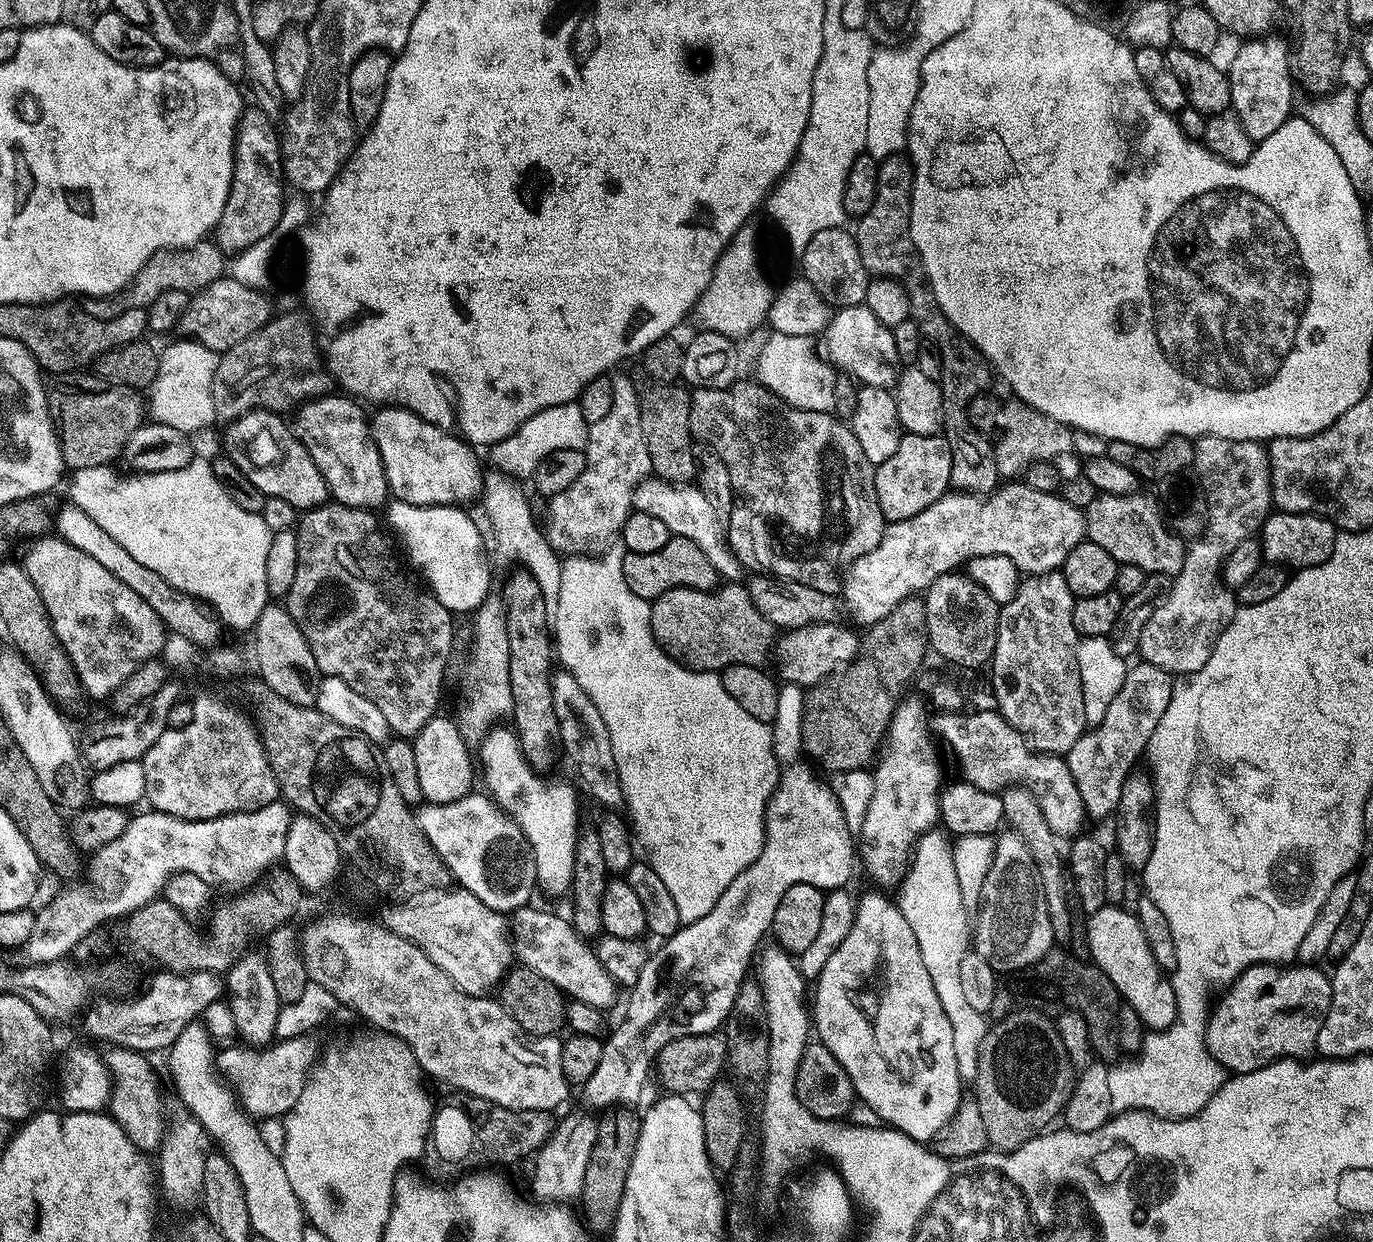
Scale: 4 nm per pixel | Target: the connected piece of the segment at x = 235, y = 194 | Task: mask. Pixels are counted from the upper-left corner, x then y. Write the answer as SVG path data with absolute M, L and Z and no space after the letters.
M255 106L249 107L241 115L240 124L236 127L236 167L232 169L232 185L228 201L220 223L214 229L215 243L219 244L225 253L235 254L244 248L254 246L260 240L269 239L277 229L280 214L283 211L286 196L282 185L282 157L280 154L280 140L272 130L273 121L262 114Z

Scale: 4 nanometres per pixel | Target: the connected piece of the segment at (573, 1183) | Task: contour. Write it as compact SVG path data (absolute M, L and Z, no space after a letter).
M595 1119L568 1120L561 1128L559 1125L555 1129L551 1139L535 1155L536 1170L532 1174L532 1192L541 1205L568 1206L571 1205L571 1200L579 1201L586 1166L589 1165L590 1154L595 1146L597 1125Z

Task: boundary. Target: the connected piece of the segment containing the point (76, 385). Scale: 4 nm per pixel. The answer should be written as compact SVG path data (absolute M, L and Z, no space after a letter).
M92 374L83 376L61 379L64 380L61 384L47 389L48 415L60 439L64 463L72 470L111 465L111 460L123 453L126 442L146 416L146 404L143 399L140 401L141 393L137 389L109 385Z

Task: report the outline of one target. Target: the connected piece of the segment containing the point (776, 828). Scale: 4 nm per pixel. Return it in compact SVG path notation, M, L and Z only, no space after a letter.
M796 764L793 768L785 767L780 777L780 783L771 799L768 800L768 809L765 812L765 838L762 850L758 854L758 858L754 858L754 862L750 862L750 866L746 866L746 870L742 870L742 874L738 874L738 878L734 878L734 882L730 882L730 886L726 886L726 891L722 893L722 898L718 898L718 902L714 902L714 910L710 910L710 914L706 914L706 918L698 918L694 922L681 926L673 936L667 937L663 941L664 944L657 952L653 951L648 957L646 966L642 966L642 974L638 974L638 982L631 988L628 1005L624 1008L624 1021L613 1030L604 1040L604 1049L602 1050L602 1066L598 1066L598 1070L594 1070L594 1074L590 1074L590 1078L582 1086L584 1092L584 1100L588 1104L593 1104L596 1108L611 1109L613 1106L628 1106L631 1100L636 1100L640 1096L640 1087L644 1084L644 1071L651 1069L656 1062L656 1056L662 1050L662 1046L666 1046L671 1040L677 1040L683 1036L693 1036L694 1034L706 1034L707 1032L717 1031L727 1020L730 1010L734 1006L734 998L741 995L744 984L744 975L749 975L750 965L753 963L754 957L757 955L758 949L761 947L762 941L765 939L766 933L771 929L774 922L774 910L778 910L778 902L782 902L782 894L786 894L786 890L790 890L790 886L798 886L799 884L809 884L815 888L825 890L840 890L845 887L844 884L852 876L852 848L854 852L854 842L848 828L844 822L844 816L839 808L833 791L816 780L807 766L804 764Z

